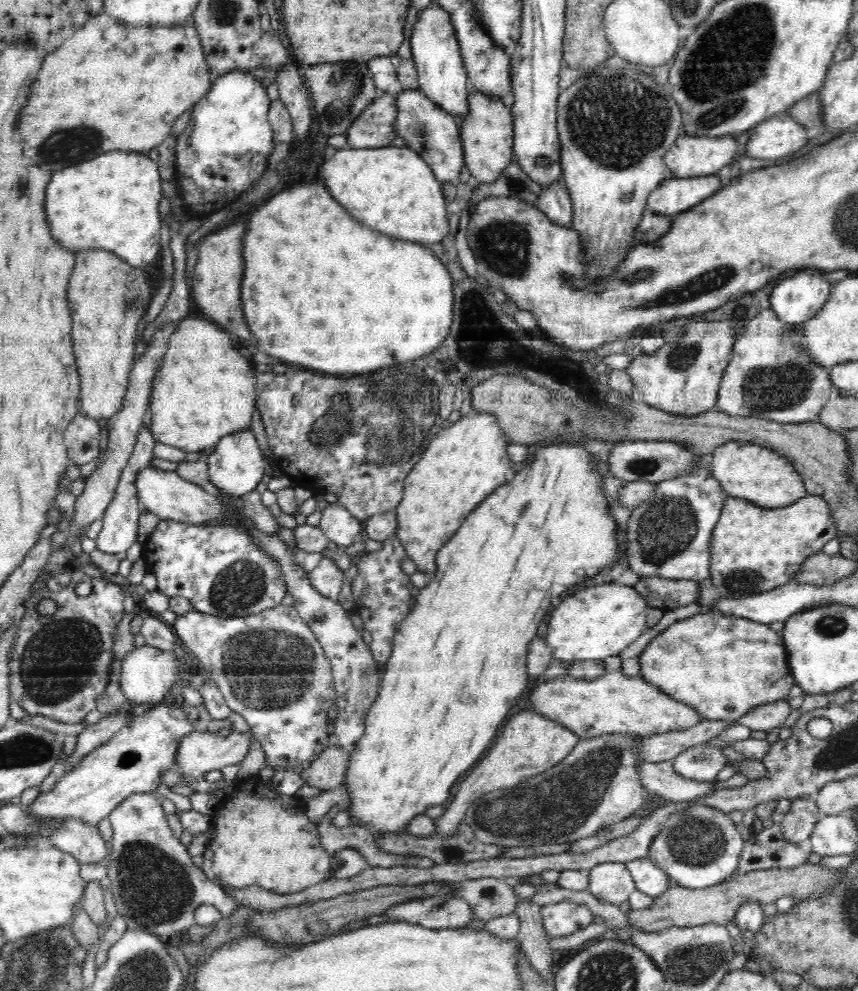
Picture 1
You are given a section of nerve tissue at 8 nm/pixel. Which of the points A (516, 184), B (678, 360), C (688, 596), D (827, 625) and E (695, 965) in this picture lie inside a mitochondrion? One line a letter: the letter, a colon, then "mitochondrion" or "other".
A: mitochondrion
B: mitochondrion
C: other
D: mitochondrion
E: mitochondrion

